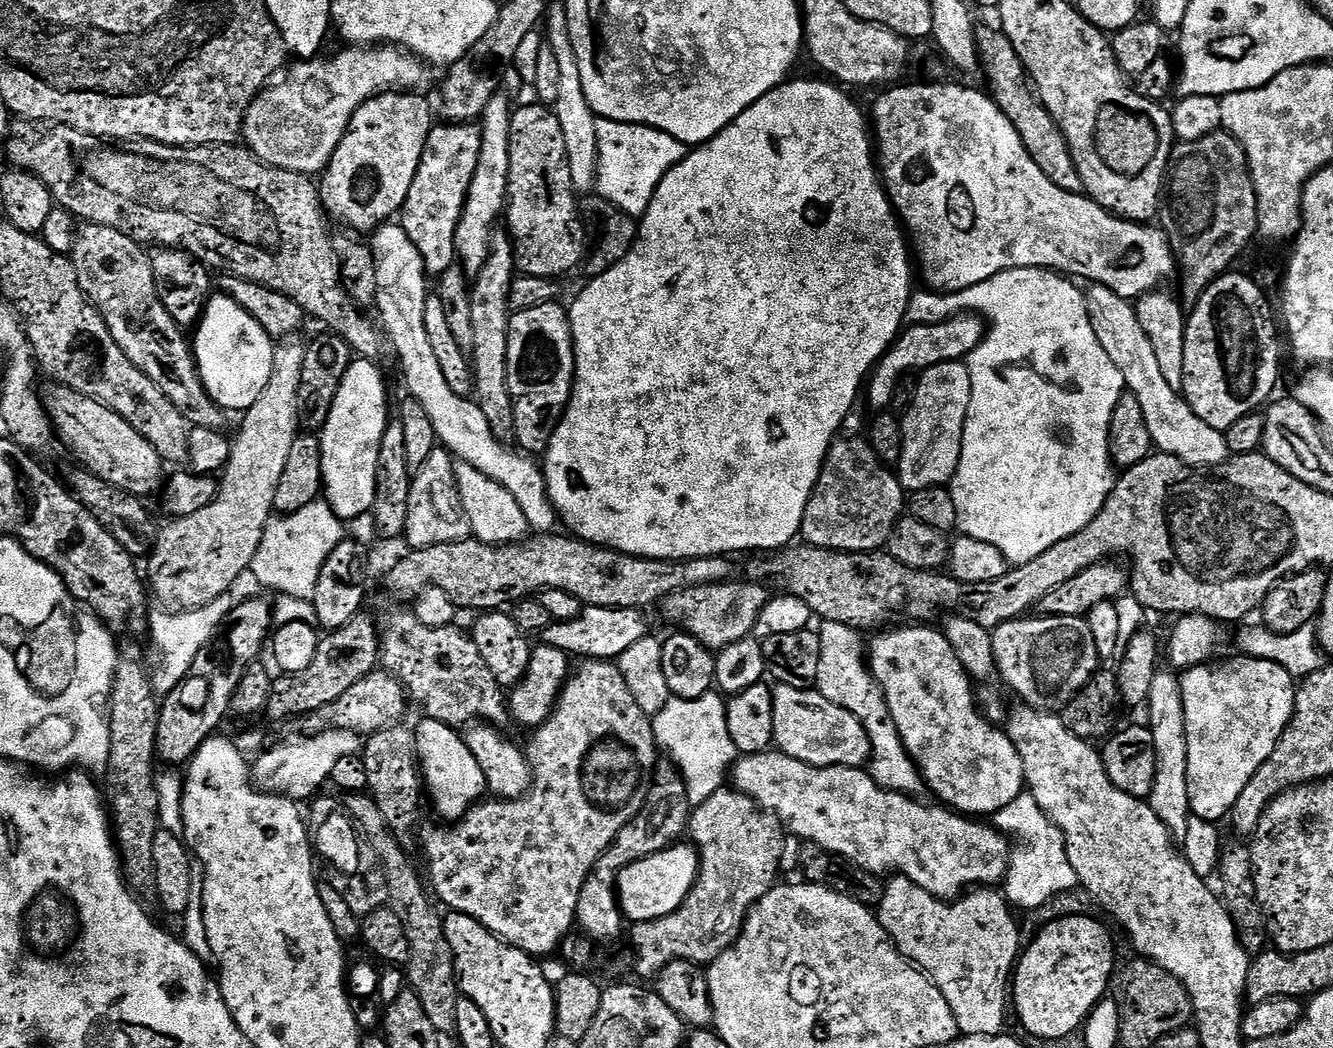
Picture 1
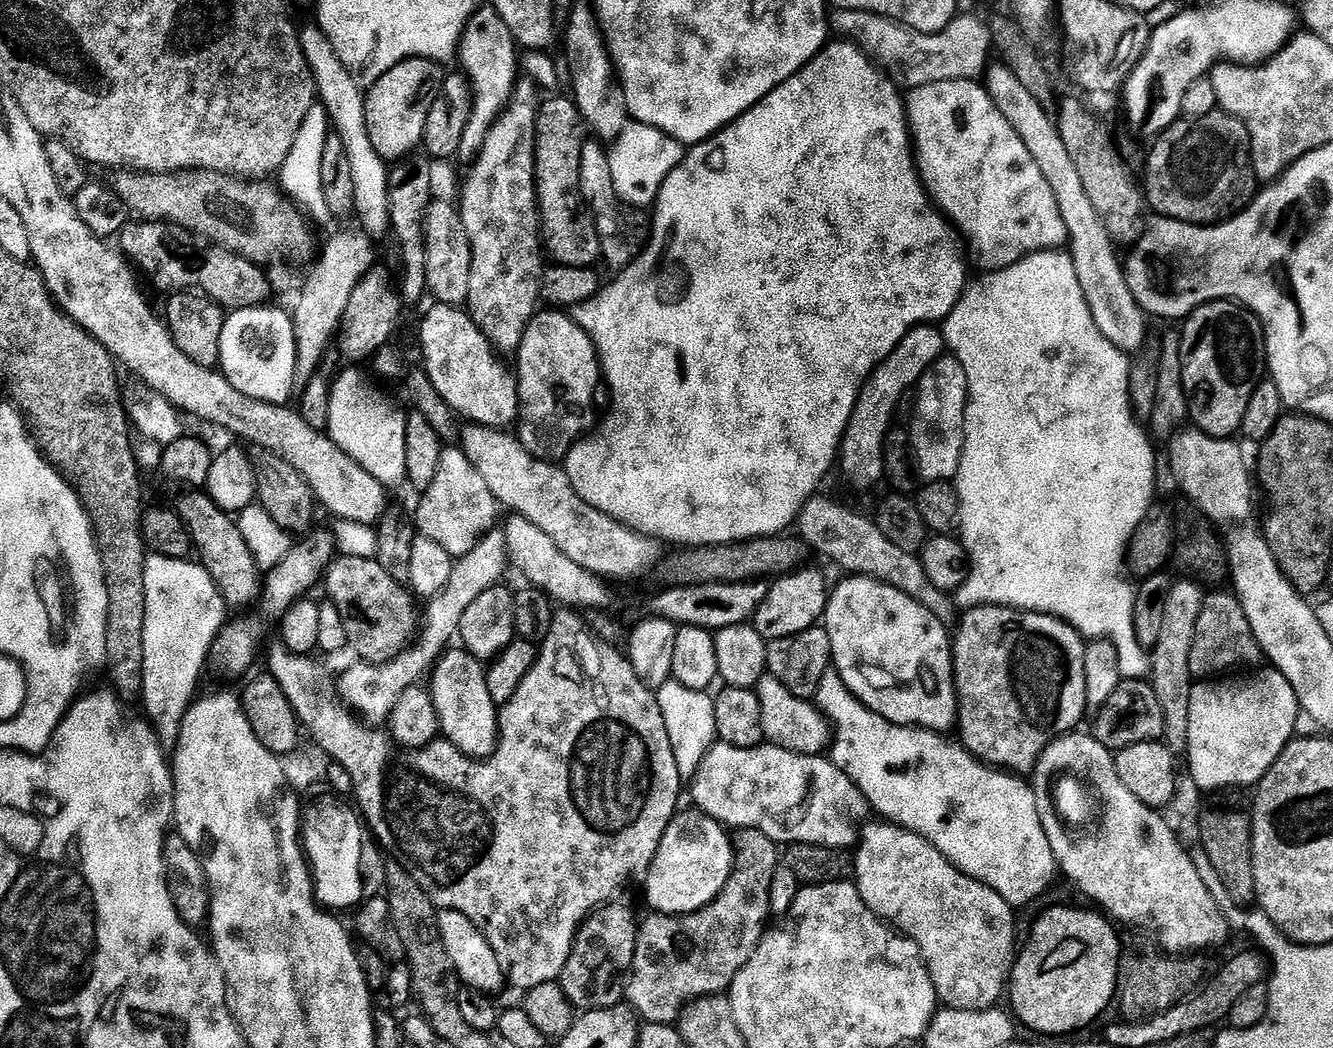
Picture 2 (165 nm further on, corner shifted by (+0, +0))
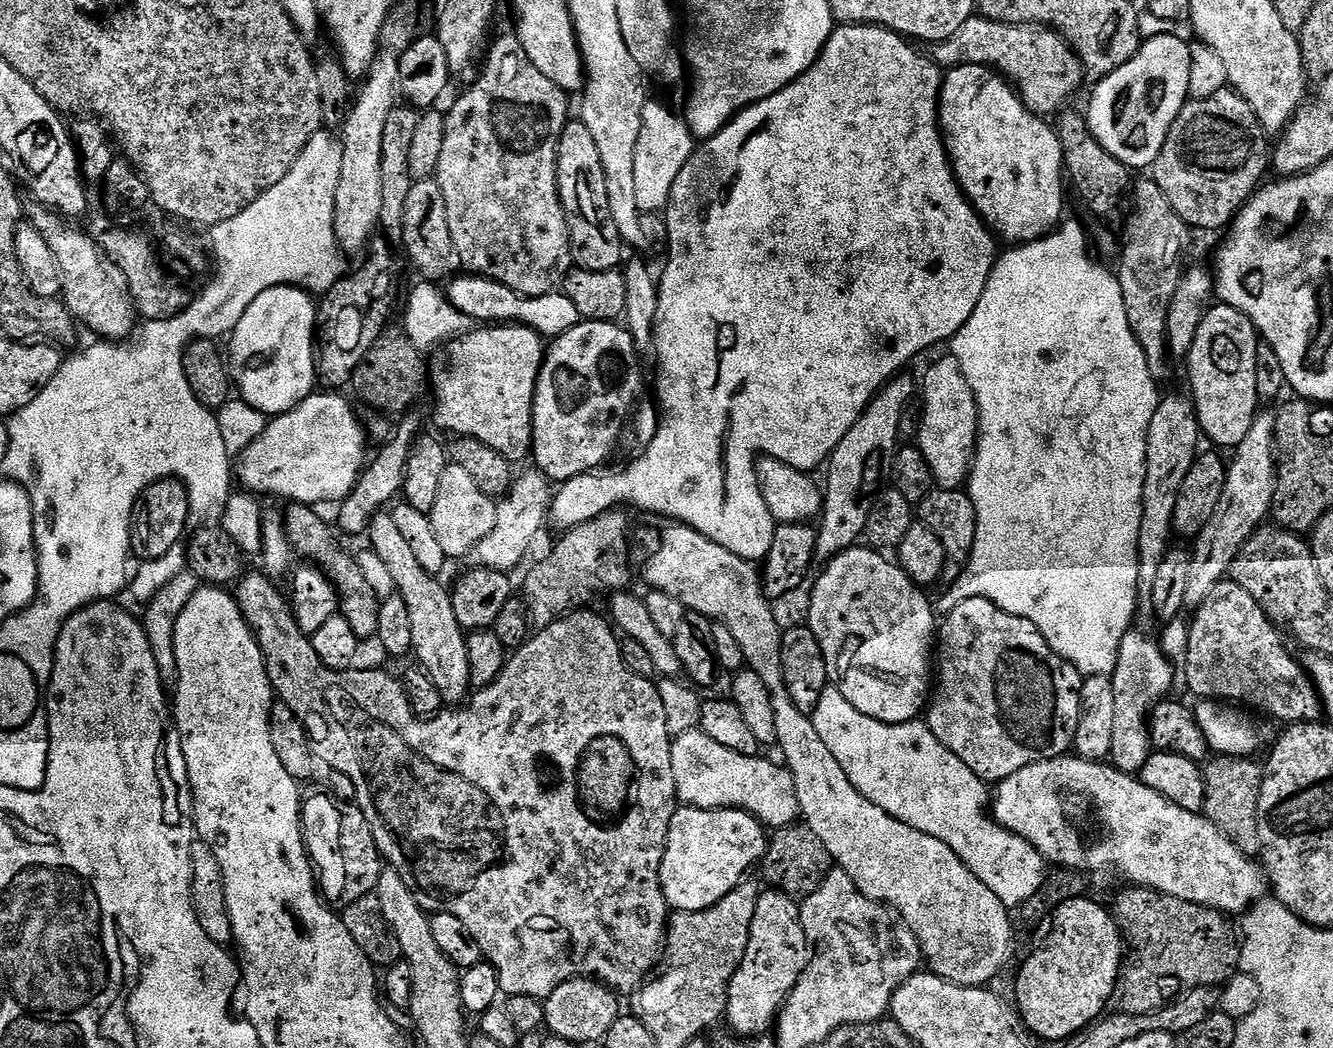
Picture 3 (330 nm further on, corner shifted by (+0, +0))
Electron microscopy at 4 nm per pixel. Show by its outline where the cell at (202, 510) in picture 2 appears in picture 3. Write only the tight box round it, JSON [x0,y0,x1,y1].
[234,571,678,1000]

